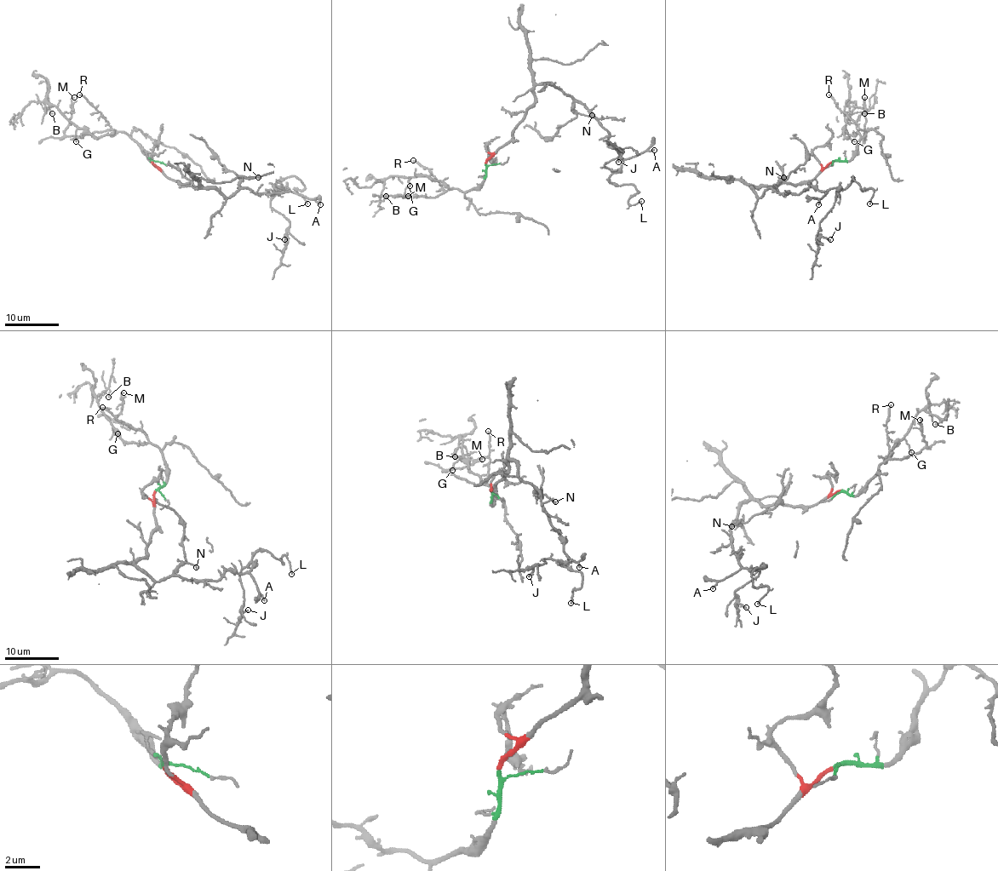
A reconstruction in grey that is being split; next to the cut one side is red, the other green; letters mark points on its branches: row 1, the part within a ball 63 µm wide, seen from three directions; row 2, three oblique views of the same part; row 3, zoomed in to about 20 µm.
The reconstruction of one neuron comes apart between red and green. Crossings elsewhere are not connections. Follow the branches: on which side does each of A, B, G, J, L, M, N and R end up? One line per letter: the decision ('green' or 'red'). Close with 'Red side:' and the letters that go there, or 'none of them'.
A: red
B: green
G: green
J: red
L: red
M: green
N: red
R: green
Red side: A, J, L, N

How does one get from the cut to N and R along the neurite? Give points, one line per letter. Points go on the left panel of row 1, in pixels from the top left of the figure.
N: (151, 163), (168, 178), (179, 183), (218, 188), (230, 197), (243, 179), (259, 178)
R: (151, 163), (129, 135), (115, 131), (106, 117), (79, 94)

